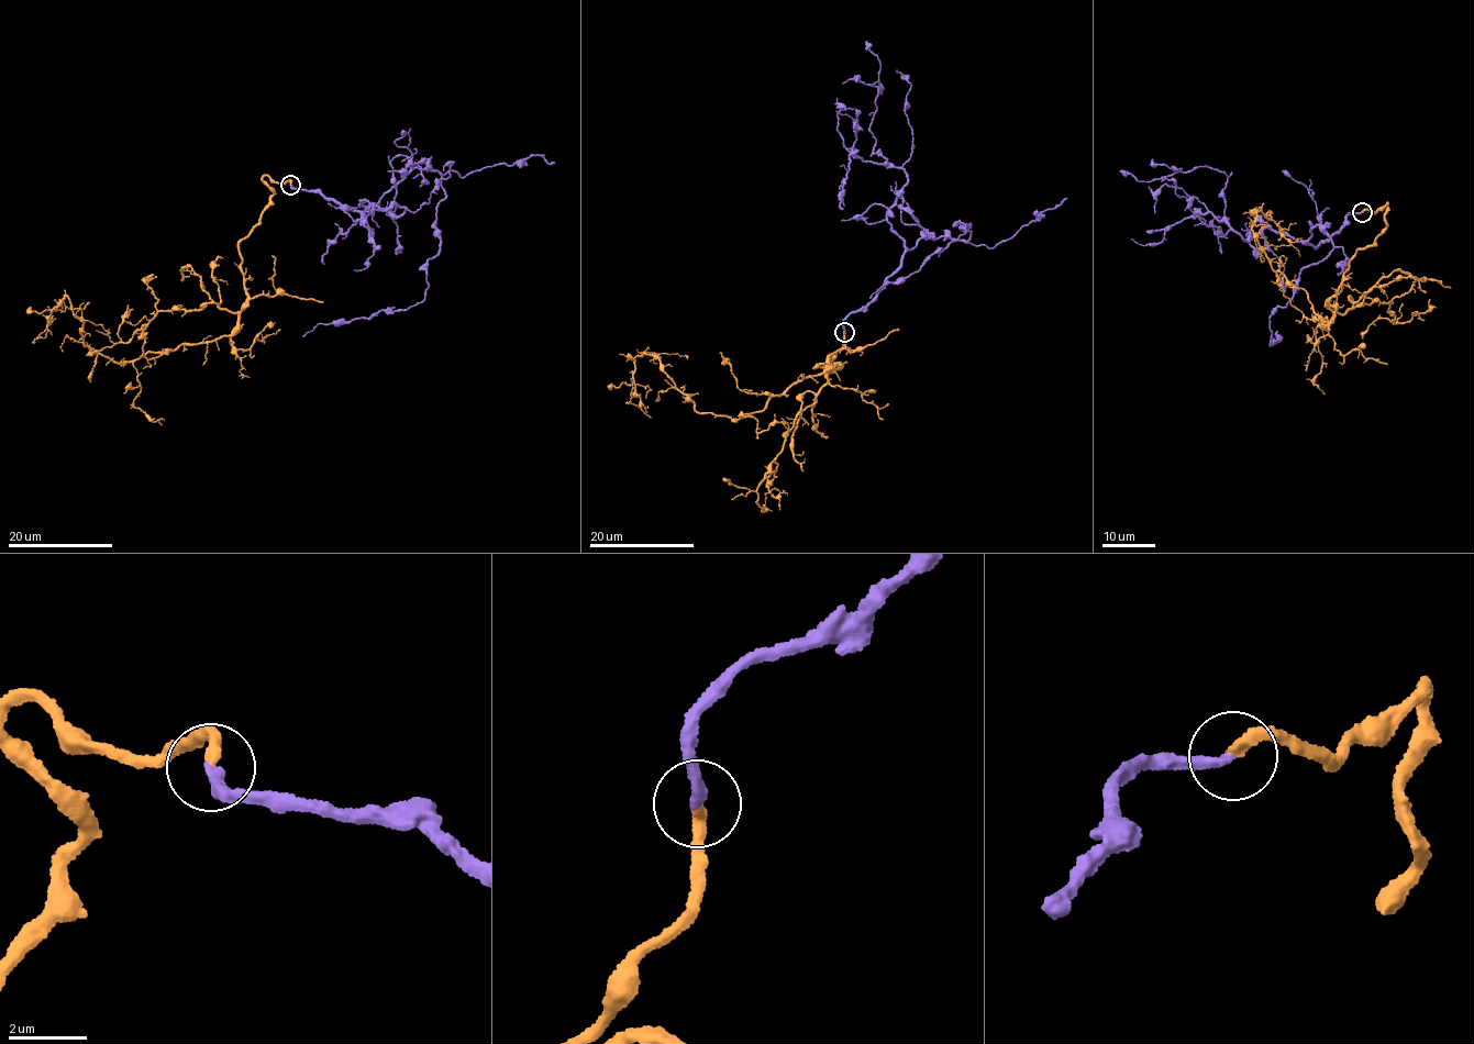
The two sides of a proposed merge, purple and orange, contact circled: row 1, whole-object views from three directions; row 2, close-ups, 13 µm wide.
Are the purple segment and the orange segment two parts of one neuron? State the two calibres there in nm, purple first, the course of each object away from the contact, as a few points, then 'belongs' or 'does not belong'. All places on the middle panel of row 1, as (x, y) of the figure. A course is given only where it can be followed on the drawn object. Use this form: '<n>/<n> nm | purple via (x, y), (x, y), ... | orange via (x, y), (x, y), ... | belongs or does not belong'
280/320 nm | purple via (843, 332), (906, 251), (927, 235), (967, 244), (971, 224), (870, 298) | orange via (843, 332), (841, 368), (744, 417), (698, 412), (651, 355), (641, 407), (631, 378) | belongs

